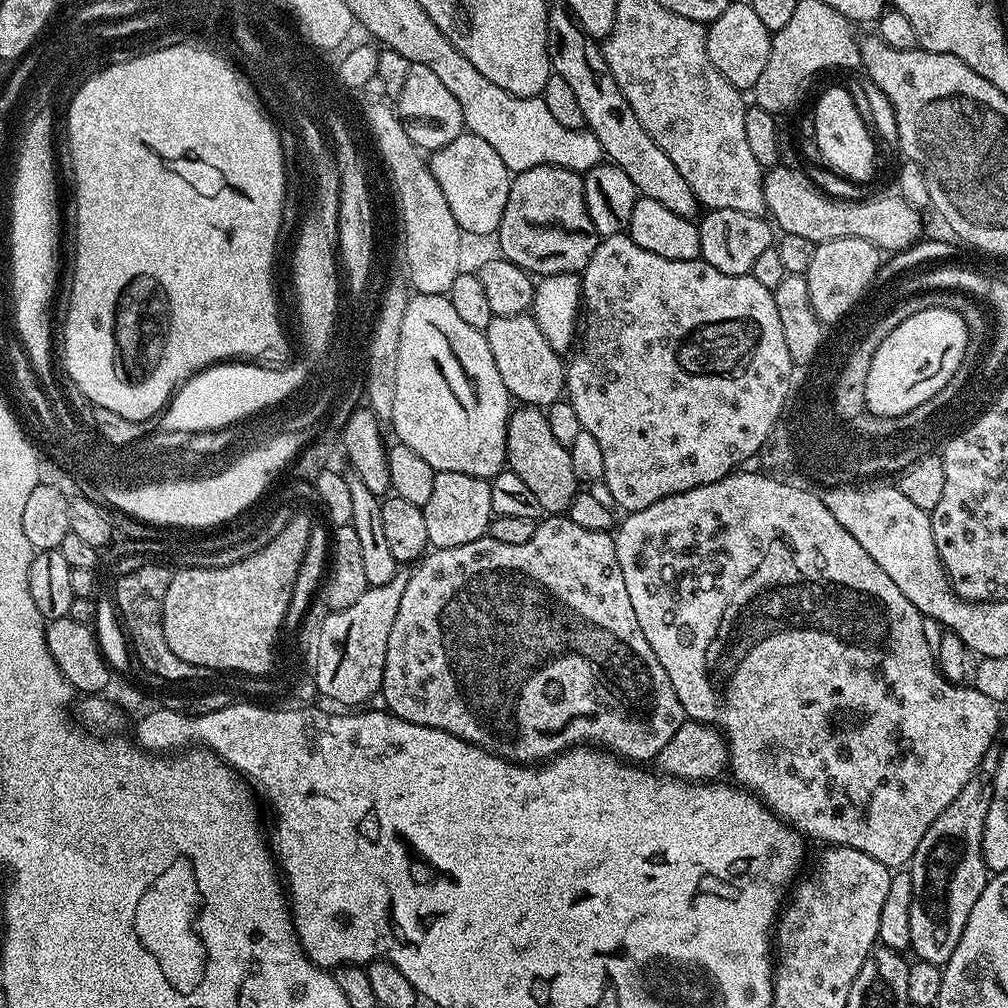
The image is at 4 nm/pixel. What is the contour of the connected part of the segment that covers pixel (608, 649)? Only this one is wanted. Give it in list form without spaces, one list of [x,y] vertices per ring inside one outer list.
[[[552,514],[541,519],[530,542],[522,542],[522,546],[510,546],[510,542],[498,542],[486,535],[481,540],[466,542],[466,546],[429,551],[422,562],[408,572],[406,590],[402,590],[402,602],[398,602],[394,626],[390,626],[383,696],[383,707],[406,722],[446,730],[482,750],[501,756],[503,760],[525,766],[547,762],[569,748],[600,745],[628,762],[652,762],[662,746],[678,734],[686,719],[682,702],[678,702],[678,694],[674,694],[674,686],[670,686],[670,678],[666,678],[666,670],[662,670],[662,662],[658,662],[654,650],[650,650],[650,642],[646,642],[646,634],[642,634],[642,626],[638,626],[638,617],[634,615],[626,581],[622,578],[622,566],[618,566],[615,539],[606,532],[582,530],[582,526],[577,526],[567,514]]]

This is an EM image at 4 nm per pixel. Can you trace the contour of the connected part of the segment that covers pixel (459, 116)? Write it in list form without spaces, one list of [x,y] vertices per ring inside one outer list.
[[[408,65],[406,82],[402,86],[401,93],[394,97],[394,112],[399,117],[410,142],[417,149],[425,150],[424,148],[428,148],[429,153],[434,153],[448,143],[453,142],[465,131],[464,115],[462,114],[462,106],[458,106],[458,98],[454,98],[454,94],[450,94],[449,88],[438,79],[438,74],[434,74],[434,70],[430,70],[430,66]]]

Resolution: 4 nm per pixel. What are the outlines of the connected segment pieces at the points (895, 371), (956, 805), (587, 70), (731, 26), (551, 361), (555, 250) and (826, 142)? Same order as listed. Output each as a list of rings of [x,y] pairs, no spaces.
[[[924,308],[910,313],[904,321],[892,325],[890,338],[882,338],[882,346],[874,350],[874,362],[870,362],[870,374],[866,374],[865,409],[876,418],[914,410],[957,379],[967,352],[968,324],[954,309]]]
[[[999,751],[987,752],[978,770],[962,788],[962,794],[934,818],[930,830],[922,834],[922,842],[910,861],[912,901],[910,902],[910,942],[916,960],[943,965],[954,954],[954,946],[966,930],[966,918],[974,910],[974,902],[986,890],[990,869],[984,860],[982,834],[986,814],[990,814],[992,783],[1000,761]]]
[[[562,2],[553,3],[548,9],[548,61],[552,63],[553,73],[566,78],[566,83],[574,89],[574,95],[578,97],[578,107],[582,109],[582,118],[587,131],[592,132],[594,138],[598,138],[605,157],[622,170],[626,170],[630,182],[634,182],[637,193],[646,198],[654,198],[654,202],[667,206],[668,209],[674,210],[674,214],[678,214],[682,218],[695,221],[702,206],[698,202],[694,190],[690,190],[690,182],[686,182],[686,178],[682,178],[682,174],[678,174],[674,162],[670,162],[670,158],[666,158],[666,150],[659,148],[654,142],[654,138],[650,138],[650,134],[646,134],[642,122],[638,122],[638,114],[634,114],[634,110],[630,110],[630,102],[626,102],[622,90],[618,90],[618,82],[614,82],[604,61],[601,45],[580,29],[579,22],[572,17],[572,12]]]
[[[734,2],[707,25],[706,31],[710,62],[714,62],[722,78],[741,90],[753,88],[762,75],[762,69],[766,67],[766,58],[770,58],[772,45],[772,33],[766,30],[766,26],[762,26],[754,10],[747,2]]]
[[[530,314],[522,316],[493,316],[490,326],[483,329],[484,337],[488,340],[490,354],[494,354],[494,366],[498,366],[498,374],[502,374],[502,382],[506,382],[506,390],[513,401],[524,406],[546,409],[549,404],[556,402],[566,392],[566,364],[561,353],[554,351],[550,342],[538,330],[538,322]]]
[[[549,164],[515,173],[499,226],[499,238],[499,255],[529,274],[543,278],[567,272],[583,273],[598,237],[586,210],[581,173]]]
[[[828,88],[816,100],[814,144],[820,156],[840,176],[848,180],[868,180],[876,172],[876,146],[873,129],[861,105],[844,88]]]

